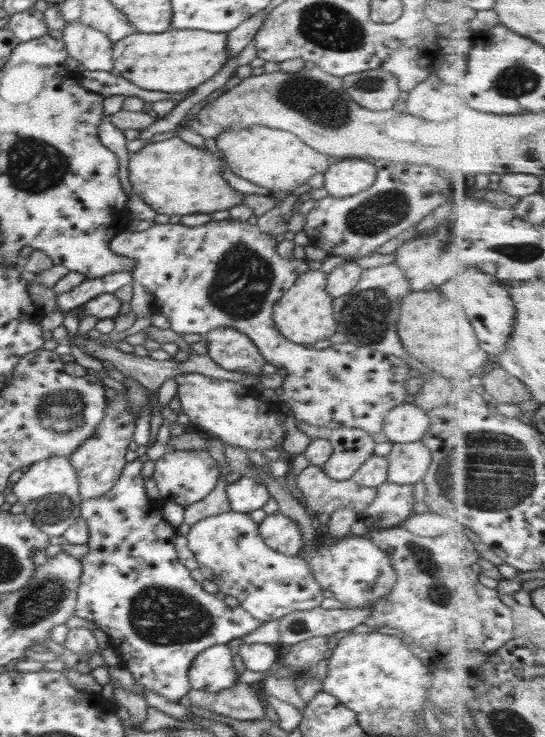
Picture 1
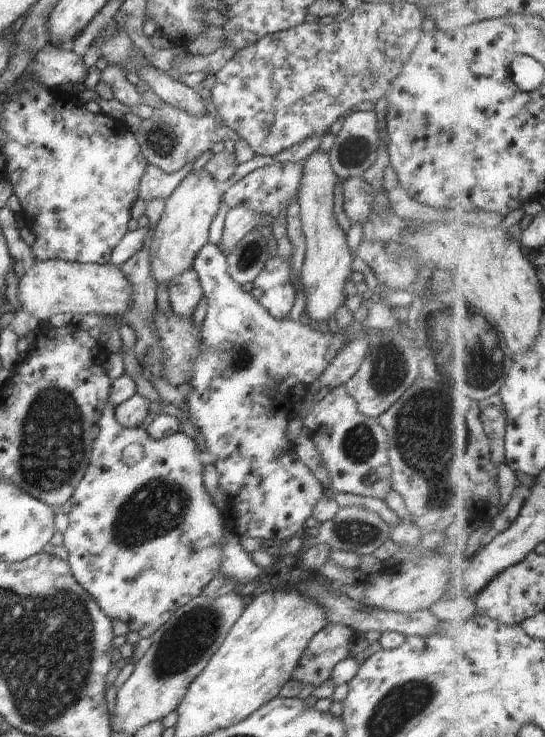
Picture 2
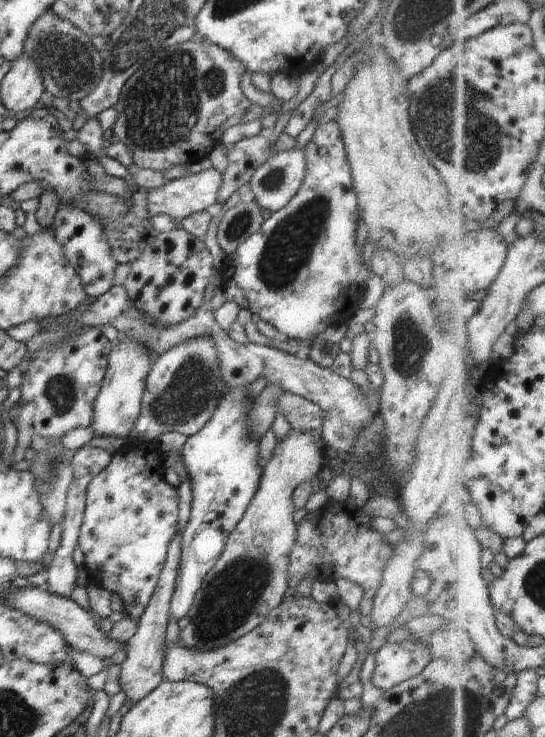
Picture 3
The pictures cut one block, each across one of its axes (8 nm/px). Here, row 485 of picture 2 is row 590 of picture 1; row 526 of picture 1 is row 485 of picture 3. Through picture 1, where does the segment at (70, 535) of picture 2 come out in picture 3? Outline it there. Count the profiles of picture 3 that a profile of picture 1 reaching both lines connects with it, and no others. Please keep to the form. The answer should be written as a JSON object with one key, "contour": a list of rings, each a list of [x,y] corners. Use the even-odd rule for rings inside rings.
{"contour":[[[142,438],[128,440],[90,481],[85,494],[85,509],[77,544],[84,553],[82,566],[98,584],[120,596],[125,616],[136,622],[146,610],[156,590],[169,542],[177,532],[178,496],[176,488],[164,479],[163,471],[164,459],[156,443]]]}

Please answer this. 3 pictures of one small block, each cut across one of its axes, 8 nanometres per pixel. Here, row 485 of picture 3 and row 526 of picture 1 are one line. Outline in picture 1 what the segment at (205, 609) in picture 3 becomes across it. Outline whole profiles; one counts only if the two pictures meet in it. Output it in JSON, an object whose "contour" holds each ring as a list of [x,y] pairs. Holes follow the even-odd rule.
{"contour":[[[280,512],[267,515],[259,524],[259,533],[268,547],[282,554],[296,556],[305,549],[298,523]]]}

